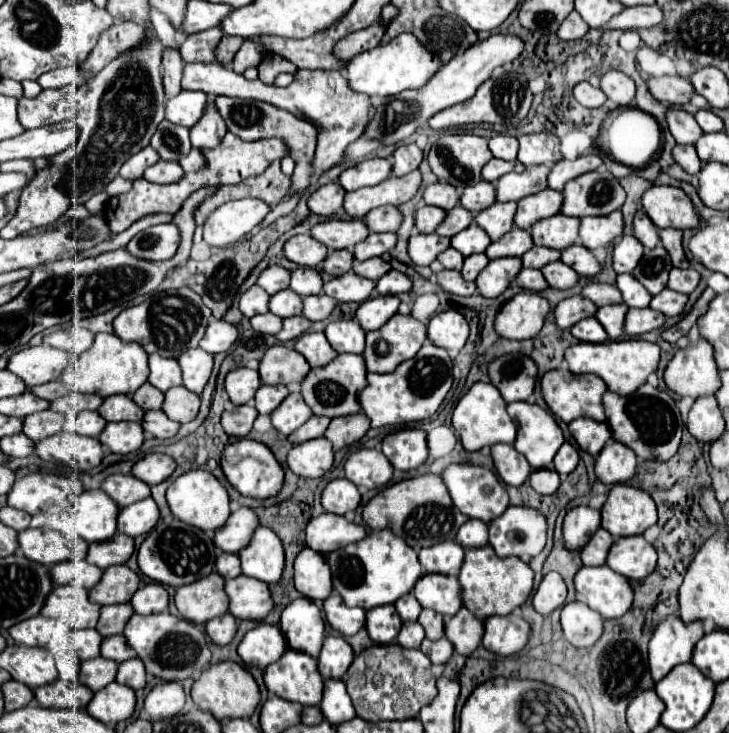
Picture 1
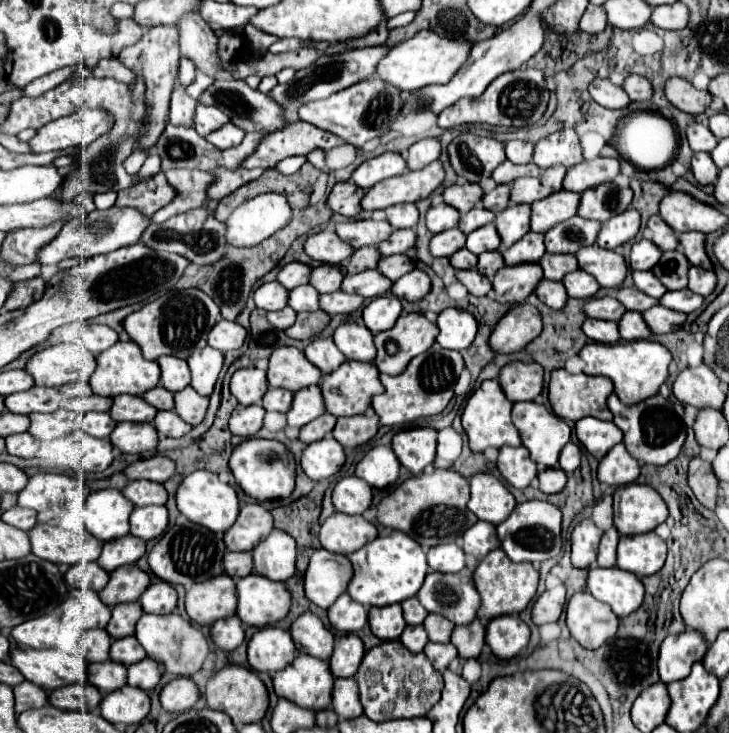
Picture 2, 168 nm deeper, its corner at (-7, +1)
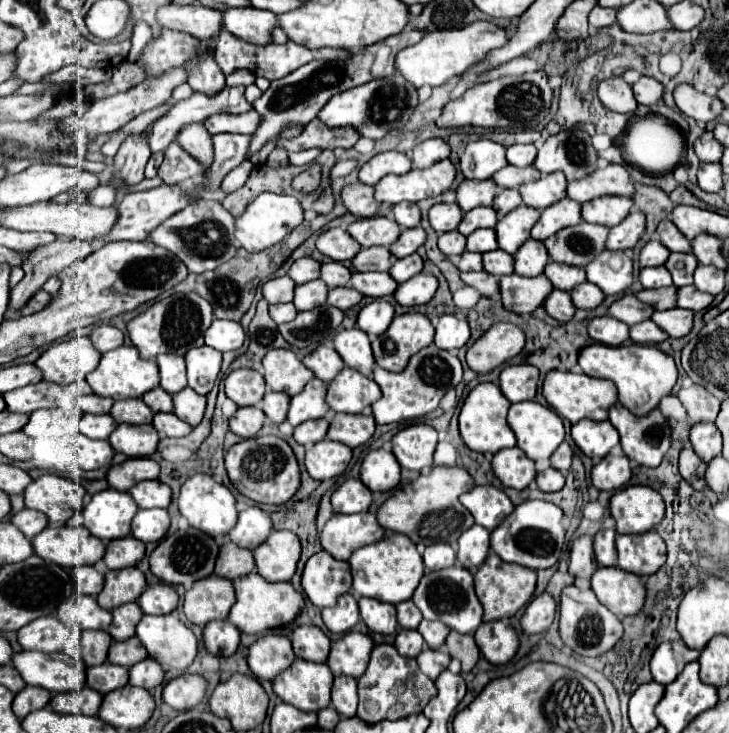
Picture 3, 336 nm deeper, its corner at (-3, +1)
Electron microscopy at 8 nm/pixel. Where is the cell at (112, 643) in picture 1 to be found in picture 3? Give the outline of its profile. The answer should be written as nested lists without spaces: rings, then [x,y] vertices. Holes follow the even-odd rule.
[[[137,636],[123,640],[123,642],[113,642],[109,648],[109,662],[125,666],[125,668],[135,666],[137,662],[145,660],[147,656],[149,656],[147,648],[141,644],[141,640]]]

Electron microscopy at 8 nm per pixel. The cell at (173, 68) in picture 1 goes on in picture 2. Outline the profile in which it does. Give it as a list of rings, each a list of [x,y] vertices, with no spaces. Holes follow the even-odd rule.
[[[175,84],[175,90],[171,94],[171,122],[173,124],[185,124],[185,126],[193,126],[193,108],[195,108],[197,100],[189,98],[189,94],[185,94],[185,86],[183,84]]]

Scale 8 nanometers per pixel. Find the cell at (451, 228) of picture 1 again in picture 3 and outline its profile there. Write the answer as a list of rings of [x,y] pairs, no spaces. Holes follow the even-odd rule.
[[[473,208],[473,212],[467,212],[459,224],[459,232],[463,236],[469,236],[471,232],[479,228],[495,228],[497,214],[493,208]]]

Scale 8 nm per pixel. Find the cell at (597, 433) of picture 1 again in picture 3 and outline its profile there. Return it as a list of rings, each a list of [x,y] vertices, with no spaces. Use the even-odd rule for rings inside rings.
[[[581,420],[571,428],[571,438],[595,464],[605,458],[613,446],[619,444],[619,432],[615,432],[611,422]]]

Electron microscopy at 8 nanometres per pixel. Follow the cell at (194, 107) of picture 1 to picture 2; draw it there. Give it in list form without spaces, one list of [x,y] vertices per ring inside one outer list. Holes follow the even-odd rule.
[[[197,102],[195,116],[193,116],[193,128],[195,128],[201,136],[207,136],[209,132],[221,128],[225,122],[229,122],[229,118],[227,118],[219,108],[205,106],[203,102]]]

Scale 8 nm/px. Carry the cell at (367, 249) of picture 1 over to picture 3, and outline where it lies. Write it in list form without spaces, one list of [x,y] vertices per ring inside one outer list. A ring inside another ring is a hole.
[[[421,226],[403,230],[401,236],[399,236],[399,240],[391,246],[391,252],[393,252],[395,258],[405,258],[405,256],[417,252],[417,248],[423,246],[425,238],[427,238],[427,234],[425,234],[425,230]]]

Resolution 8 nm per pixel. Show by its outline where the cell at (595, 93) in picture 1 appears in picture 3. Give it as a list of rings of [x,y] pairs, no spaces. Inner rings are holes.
[[[609,78],[599,84],[601,102],[619,114],[633,114],[637,108],[637,100],[633,96],[631,86],[623,78]]]

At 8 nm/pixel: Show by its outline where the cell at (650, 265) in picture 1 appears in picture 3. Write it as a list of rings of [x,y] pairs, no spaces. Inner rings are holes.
[[[671,254],[669,260],[665,262],[665,268],[673,276],[675,286],[687,286],[693,284],[693,272],[697,268],[697,258],[693,254]]]

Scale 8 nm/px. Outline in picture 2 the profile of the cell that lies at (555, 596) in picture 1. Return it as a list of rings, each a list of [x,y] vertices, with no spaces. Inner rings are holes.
[[[557,584],[553,588],[547,588],[539,598],[537,602],[533,604],[533,622],[537,626],[545,624],[545,622],[557,622],[561,612],[563,612],[563,606],[565,606],[565,584]]]

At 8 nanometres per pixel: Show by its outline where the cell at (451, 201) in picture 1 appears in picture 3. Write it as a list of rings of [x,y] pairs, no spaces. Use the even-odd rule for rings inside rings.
[[[465,180],[457,190],[457,204],[463,212],[469,212],[477,206],[491,206],[497,196],[497,184],[493,180]]]

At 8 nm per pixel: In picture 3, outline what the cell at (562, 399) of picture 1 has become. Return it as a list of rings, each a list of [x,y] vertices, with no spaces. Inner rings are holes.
[[[551,370],[545,376],[545,382],[543,382],[543,396],[545,396],[547,404],[561,418],[567,418],[571,424],[577,424],[583,418],[603,422],[603,420],[607,420],[609,408],[617,402],[617,388],[611,380],[601,380],[601,378],[589,378],[585,374]]]

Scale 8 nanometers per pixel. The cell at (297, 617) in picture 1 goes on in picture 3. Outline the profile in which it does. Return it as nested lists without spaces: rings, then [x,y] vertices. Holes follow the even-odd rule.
[[[313,624],[297,626],[291,634],[295,656],[309,662],[327,662],[329,656],[329,638]]]

